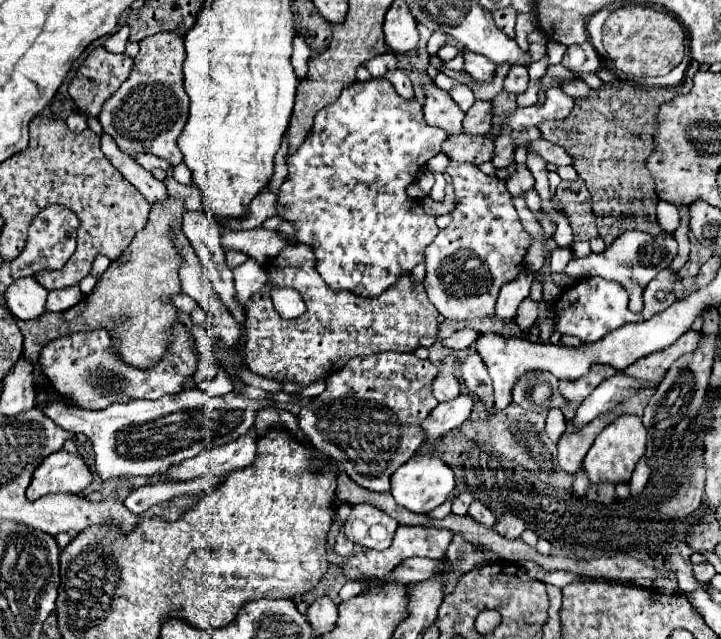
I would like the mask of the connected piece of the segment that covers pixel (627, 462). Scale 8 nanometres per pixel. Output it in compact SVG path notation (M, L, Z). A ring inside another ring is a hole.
M621 414L617 420L607 424L591 444L583 466L589 474L591 482L627 482L635 470L635 464L645 454L645 442L647 442L647 430L643 426L643 420L633 414Z

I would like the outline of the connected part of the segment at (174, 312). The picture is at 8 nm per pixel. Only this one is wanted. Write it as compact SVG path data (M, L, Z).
M167 196L165 200L157 200L151 206L149 222L133 242L125 248L125 252L111 262L107 272L95 284L93 292L77 306L59 312L59 314L43 314L37 320L23 322L19 320L19 328L25 336L23 358L33 366L35 390L37 390L37 406L47 404L49 400L65 400L59 392L55 392L45 380L41 372L39 354L41 348L55 338L69 336L73 332L93 332L97 328L109 328L111 332L111 352L121 358L125 364L149 370L157 366L165 354L169 354L169 340L173 340L171 328L181 324L179 310L173 304L173 296L181 294L181 282L177 280L177 268L181 268L181 256L173 252L173 238L169 236L169 228L181 230L181 216L185 216L185 200L177 200Z

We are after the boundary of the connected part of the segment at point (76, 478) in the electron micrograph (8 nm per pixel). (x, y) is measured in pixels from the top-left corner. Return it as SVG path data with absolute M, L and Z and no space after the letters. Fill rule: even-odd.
M57 450L49 454L41 466L33 472L31 484L27 488L27 498L35 500L51 492L71 492L77 494L93 482L91 470L79 454L67 450Z

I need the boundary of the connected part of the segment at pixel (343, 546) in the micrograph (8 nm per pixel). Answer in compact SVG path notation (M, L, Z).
M343 530L339 532L337 536L337 544L335 544L335 554L339 556L349 556L353 552L353 542L349 542L345 536L343 536Z

